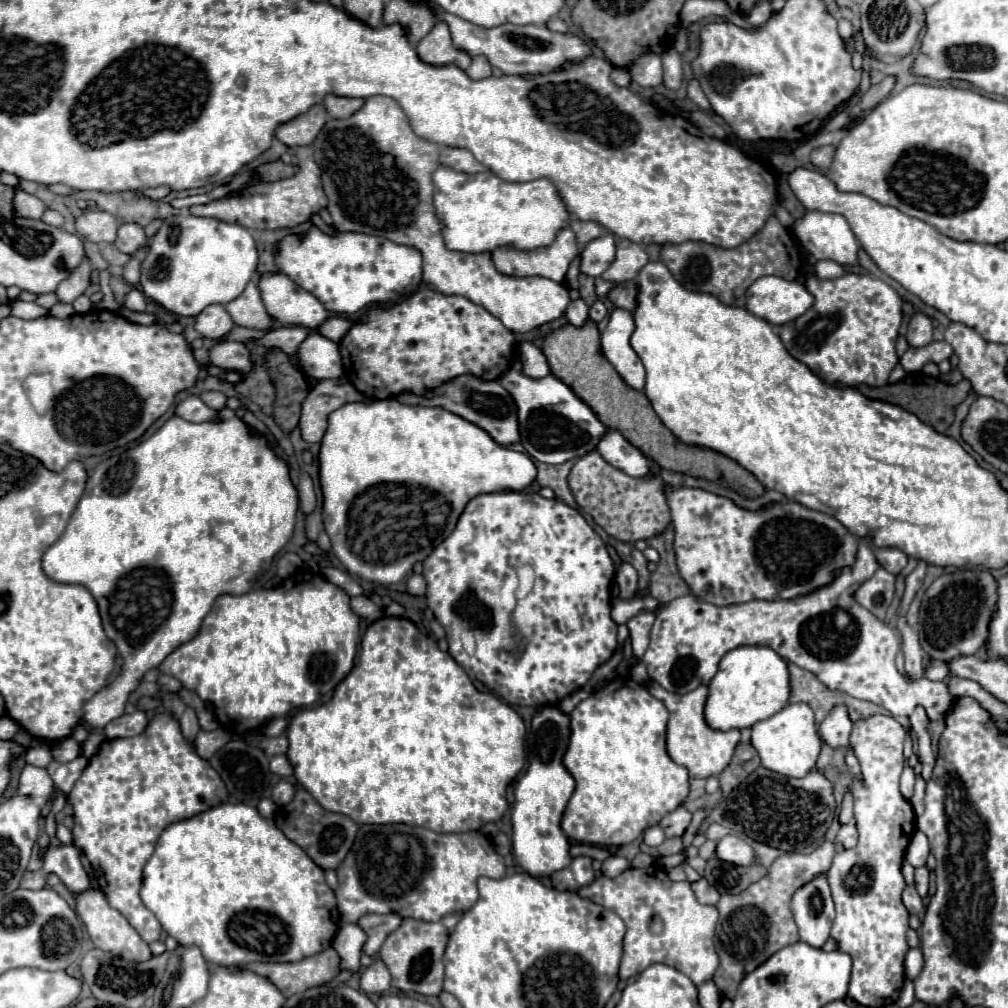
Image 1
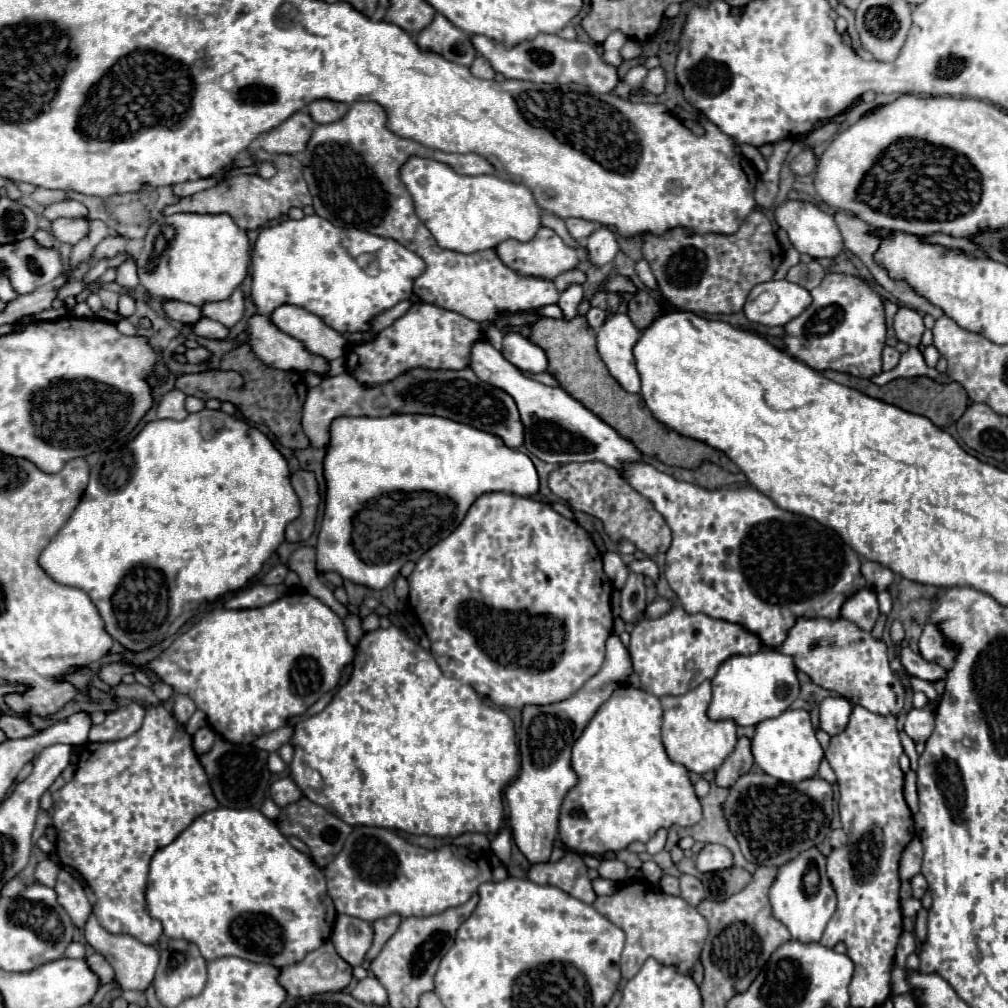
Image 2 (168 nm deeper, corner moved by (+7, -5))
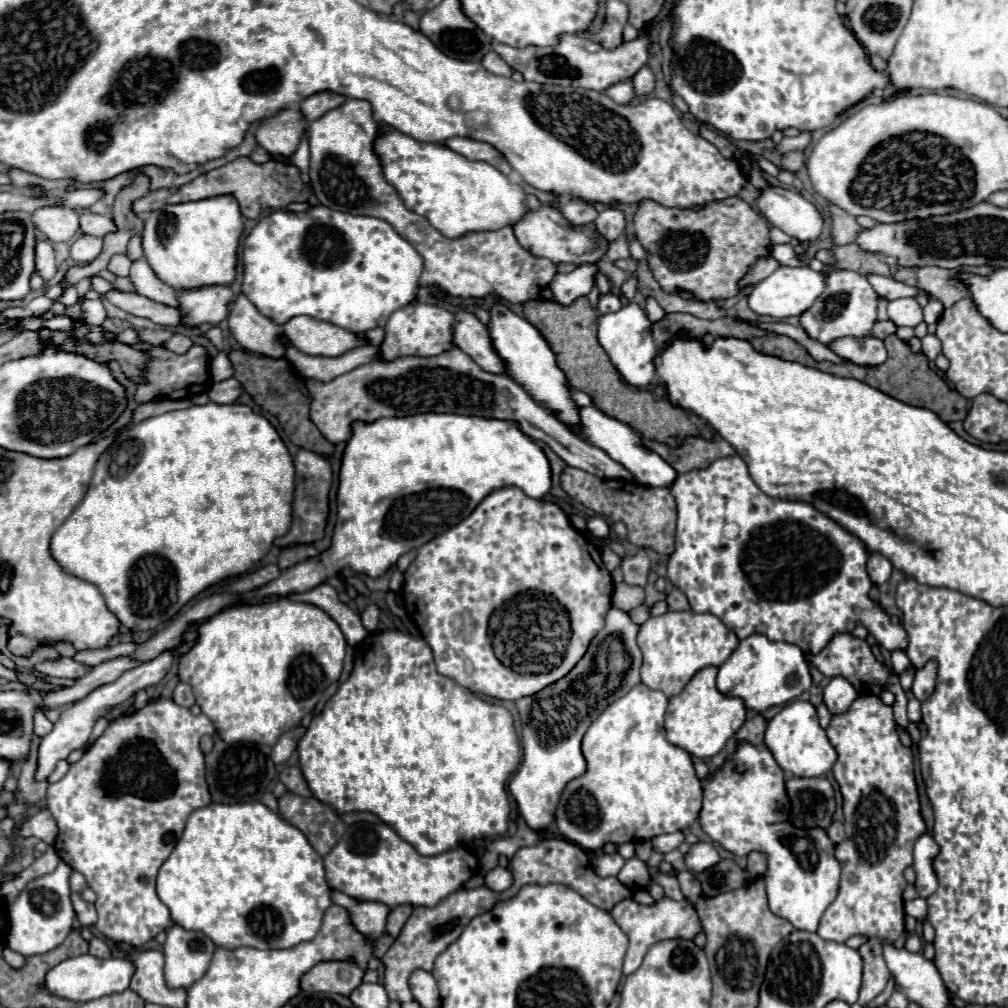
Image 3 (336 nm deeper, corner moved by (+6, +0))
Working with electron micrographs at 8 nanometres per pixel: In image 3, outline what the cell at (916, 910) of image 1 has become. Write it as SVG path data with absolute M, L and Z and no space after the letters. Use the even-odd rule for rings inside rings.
M914 899L914 901L908 901L906 905L906 915L912 915L914 919L918 921L926 921L926 915L928 915L928 905L926 905L926 899Z

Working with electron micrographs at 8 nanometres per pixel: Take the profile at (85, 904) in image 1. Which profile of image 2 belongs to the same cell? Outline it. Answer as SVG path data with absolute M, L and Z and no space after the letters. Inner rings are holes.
M91 914L87 924L85 924L85 940L95 952L105 956L105 960L113 966L115 980L117 980L117 984L121 988L125 988L125 990L145 990L149 986L149 982L153 980L155 968L159 964L159 952L153 946L147 946L147 944L135 940L133 936L127 936L127 934L111 934L111 932L107 932L97 922L95 914Z

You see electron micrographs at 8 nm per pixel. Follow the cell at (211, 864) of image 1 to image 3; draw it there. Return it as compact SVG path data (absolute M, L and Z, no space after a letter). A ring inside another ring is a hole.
M250 801L250 803L238 803L238 805L224 805L224 803L210 803L208 807L196 809L186 823L184 835L180 837L178 845L174 847L172 855L166 859L166 863L160 867L158 873L158 897L162 899L162 903L170 909L172 921L182 925L184 929L196 929L206 933L218 947L224 949L236 949L236 947L256 947L256 949L286 949L286 947L294 947L298 943L304 941L312 941L316 937L316 933L320 931L322 925L322 917L324 911L332 905L330 893L332 889L328 887L326 879L324 879L324 861L322 857L312 849L312 845L308 843L306 835L296 829L294 825L290 825L288 821L284 821L278 813L274 813L272 809L268 809L264 803L260 801Z

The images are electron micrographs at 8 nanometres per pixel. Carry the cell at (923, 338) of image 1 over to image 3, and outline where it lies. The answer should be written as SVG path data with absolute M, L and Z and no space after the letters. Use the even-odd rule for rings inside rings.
M914 297L894 299L888 303L888 317L896 325L916 327L922 321L922 307Z

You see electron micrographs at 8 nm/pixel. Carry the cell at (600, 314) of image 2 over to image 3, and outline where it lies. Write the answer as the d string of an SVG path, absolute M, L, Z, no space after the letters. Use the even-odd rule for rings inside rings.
M608 293L608 295L602 295L600 297L600 303L598 303L598 313L612 313L612 311L618 311L622 307L622 299L614 293Z

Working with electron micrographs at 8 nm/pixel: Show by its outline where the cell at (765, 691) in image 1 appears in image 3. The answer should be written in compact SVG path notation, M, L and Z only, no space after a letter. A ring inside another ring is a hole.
M760 633L742 639L734 653L720 665L718 689L728 697L740 697L748 709L764 713L768 707L786 705L810 689L810 665L798 645L786 641L770 641Z

